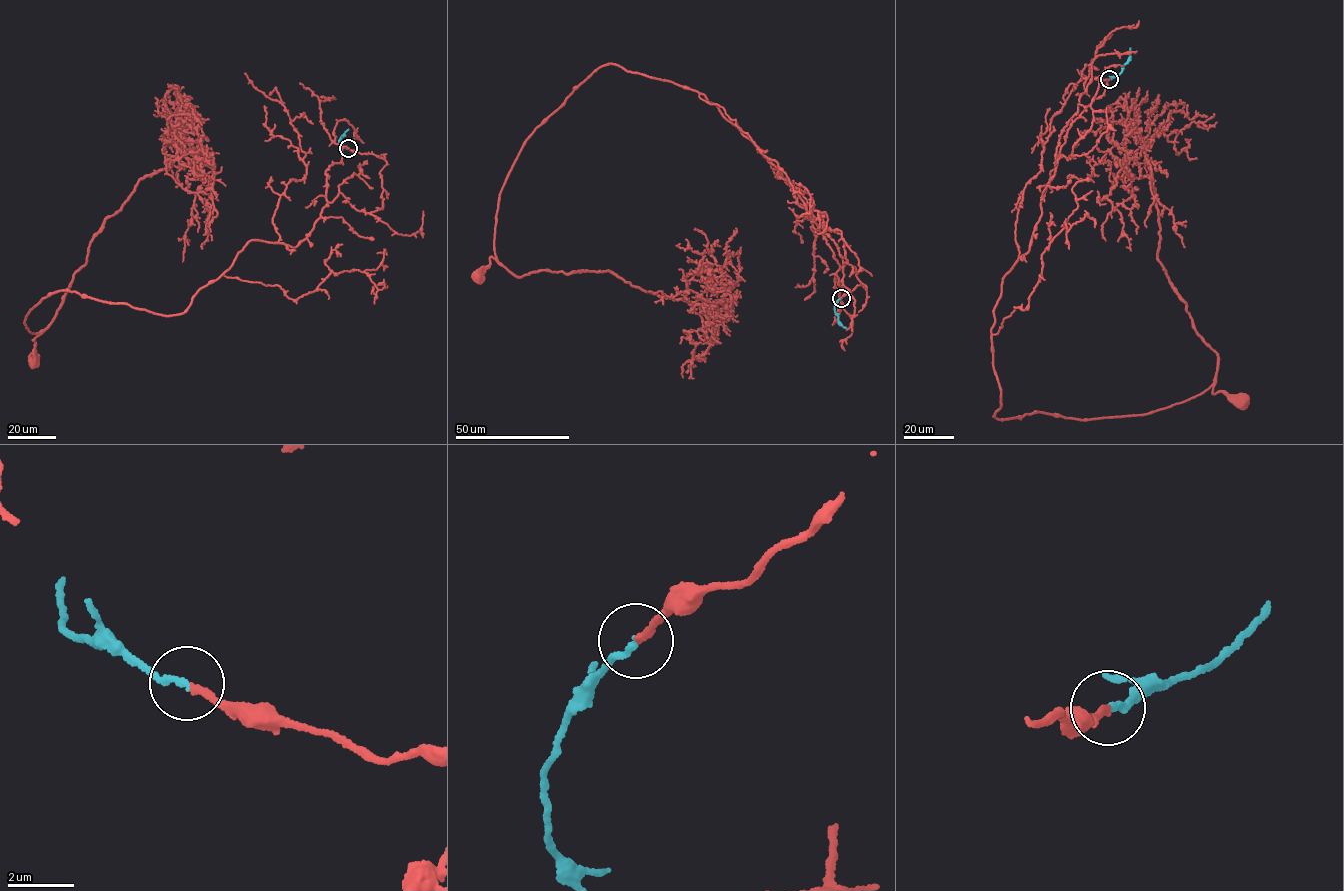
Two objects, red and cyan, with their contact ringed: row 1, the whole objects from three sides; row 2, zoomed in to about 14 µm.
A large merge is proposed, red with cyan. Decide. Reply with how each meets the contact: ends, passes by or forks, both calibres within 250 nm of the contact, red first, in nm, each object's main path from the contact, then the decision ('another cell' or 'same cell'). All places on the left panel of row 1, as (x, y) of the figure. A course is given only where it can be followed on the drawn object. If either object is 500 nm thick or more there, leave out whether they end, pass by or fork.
red ends | cyan ends | 200/200 nm | red via (348, 148), (386, 161), (382, 208), (340, 193), (173, 315), (49, 295), (33, 362) | cyan via (348, 148), (339, 143), (348, 128) | same cell

